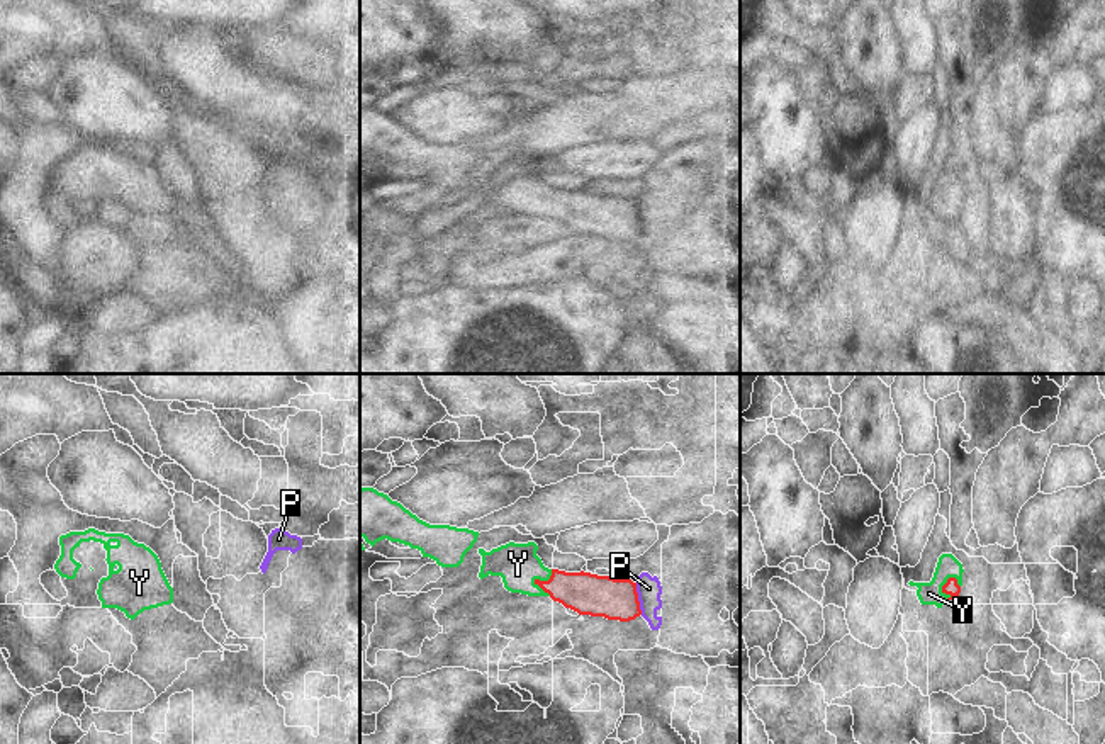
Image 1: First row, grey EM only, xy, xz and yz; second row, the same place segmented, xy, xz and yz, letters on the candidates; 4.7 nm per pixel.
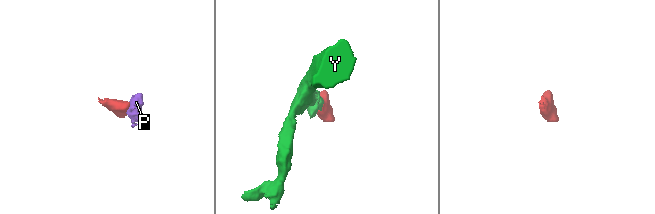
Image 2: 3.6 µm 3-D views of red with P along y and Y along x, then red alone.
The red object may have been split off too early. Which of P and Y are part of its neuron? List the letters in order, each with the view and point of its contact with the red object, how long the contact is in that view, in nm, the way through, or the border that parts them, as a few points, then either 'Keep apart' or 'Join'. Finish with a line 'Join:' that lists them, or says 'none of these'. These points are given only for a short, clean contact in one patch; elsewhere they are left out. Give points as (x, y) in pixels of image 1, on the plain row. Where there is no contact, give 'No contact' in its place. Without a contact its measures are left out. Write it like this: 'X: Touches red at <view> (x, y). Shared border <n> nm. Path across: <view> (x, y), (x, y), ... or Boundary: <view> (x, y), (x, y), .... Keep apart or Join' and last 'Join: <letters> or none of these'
P: Touches red at xz (637, 218). Shared border 160 nm. Boundary: xz (635, 202), (642, 233). Keep apart
Y: Touches red at xz (538, 199). Shared border 130 nm. Path across: xz (586, 213), (538, 199), (518, 184). Join
Join: Y

